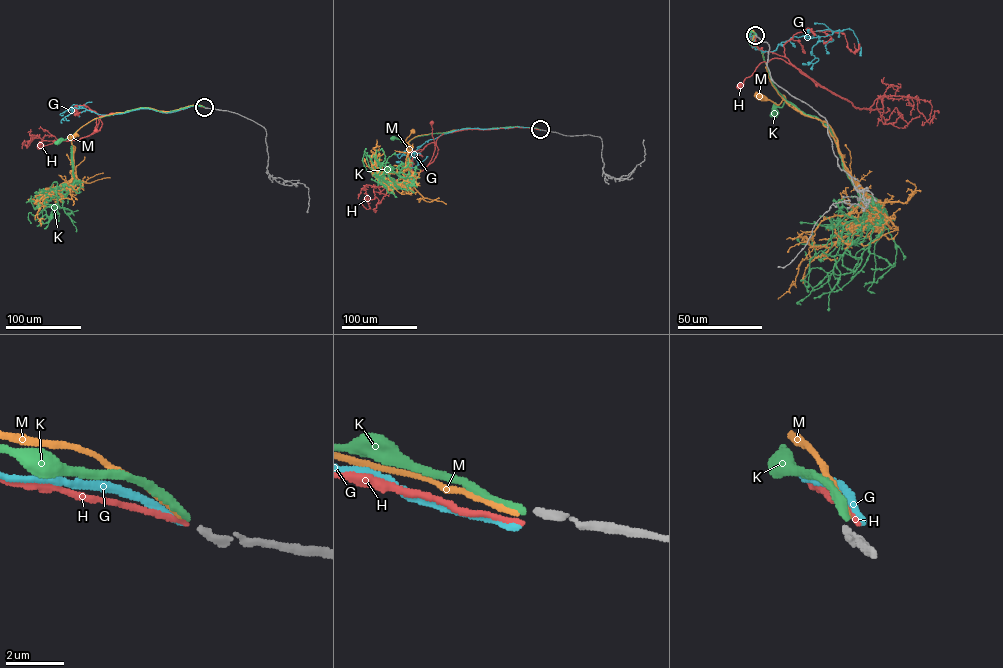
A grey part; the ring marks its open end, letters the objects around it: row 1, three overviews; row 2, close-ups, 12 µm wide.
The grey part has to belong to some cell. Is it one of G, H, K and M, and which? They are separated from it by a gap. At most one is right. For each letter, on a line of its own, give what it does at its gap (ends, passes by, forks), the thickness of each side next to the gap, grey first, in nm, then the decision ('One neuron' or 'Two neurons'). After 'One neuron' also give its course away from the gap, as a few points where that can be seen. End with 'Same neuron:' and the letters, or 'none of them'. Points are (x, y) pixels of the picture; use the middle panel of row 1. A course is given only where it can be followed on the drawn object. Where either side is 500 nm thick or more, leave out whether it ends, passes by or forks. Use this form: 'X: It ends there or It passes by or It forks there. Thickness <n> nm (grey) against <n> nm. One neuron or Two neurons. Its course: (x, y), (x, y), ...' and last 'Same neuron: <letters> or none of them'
G: It ends there. Thickness 280 nm (grey) against 220 nm. Two neurons
H: It ends there. Thickness 280 nm (grey) against 160 nm. Two neurons
K: It ends there. Thickness 280 nm (grey) against 260 nm. One neuron. Its course: (540, 129), (519, 126), (467, 128), (418, 136), (407, 147), (393, 138)
M: It ends there. Thickness 280 nm (grey) against 150 nm. Two neurons
Same neuron: K

